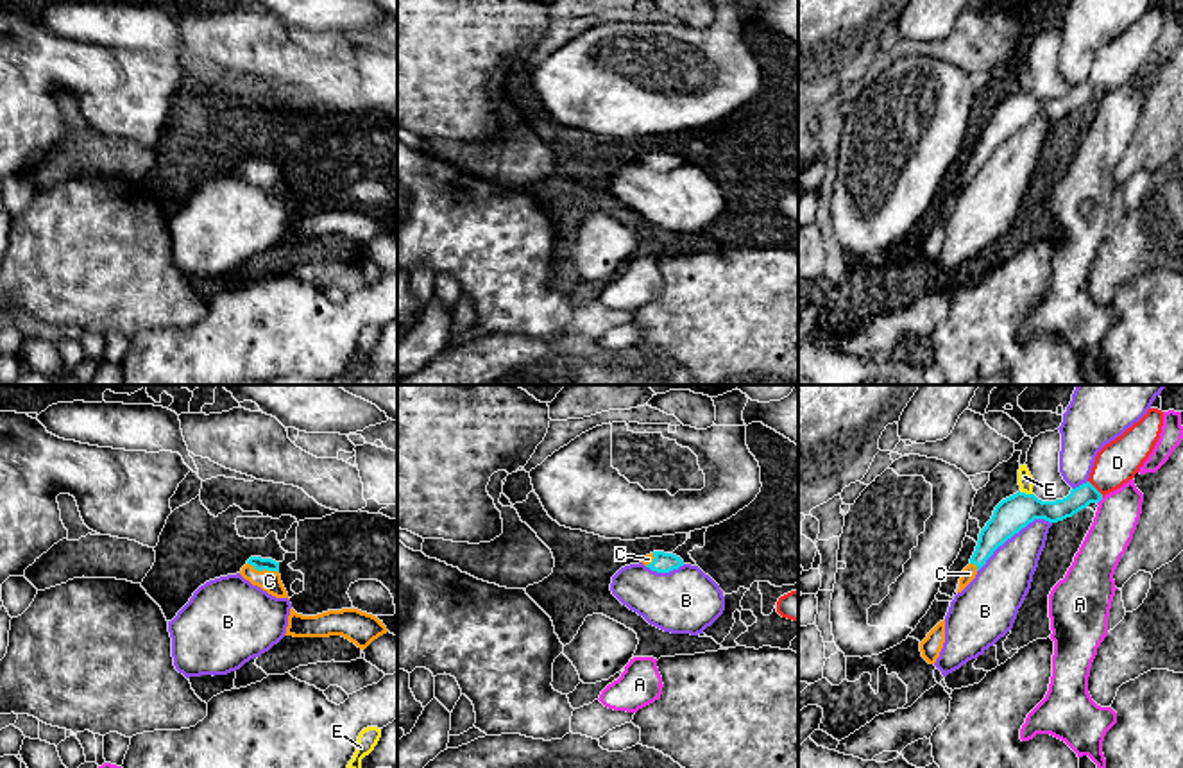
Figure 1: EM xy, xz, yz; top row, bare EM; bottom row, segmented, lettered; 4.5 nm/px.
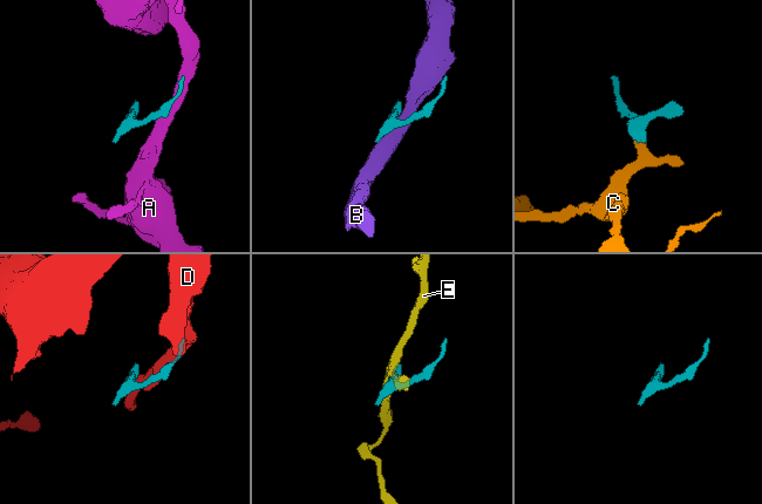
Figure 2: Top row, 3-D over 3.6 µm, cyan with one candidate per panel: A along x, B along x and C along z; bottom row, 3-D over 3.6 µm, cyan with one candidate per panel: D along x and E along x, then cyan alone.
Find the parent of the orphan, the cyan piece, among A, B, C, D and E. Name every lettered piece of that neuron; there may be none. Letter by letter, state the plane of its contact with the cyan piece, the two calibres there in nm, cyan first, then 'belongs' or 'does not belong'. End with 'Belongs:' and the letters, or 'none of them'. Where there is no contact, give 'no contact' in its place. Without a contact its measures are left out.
A: meets cyan in yz; 100 nm thick on the cyan side, 190 nm on the other; does not belong
B: meets cyan in yz; 160 nm thick on the cyan side, 240 nm on the other; does not belong
C: meets cyan in xy; 60 nm thick on the cyan side, 100 nm on the other; belongs
D: meets cyan in yz; 100 nm thick on the cyan side, 190 nm on the other; does not belong
E: meets cyan in yz; 160 nm thick on the cyan side, 60 nm on the other; does not belong
Belongs: C

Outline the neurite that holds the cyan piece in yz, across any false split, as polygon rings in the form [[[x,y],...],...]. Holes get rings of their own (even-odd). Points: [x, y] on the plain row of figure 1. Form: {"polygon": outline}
{"polygon": [[[1090,81],[1072,88],[1067,97],[1056,100],[1042,100],[1034,93],[1026,93],[1020,90],[1002,98],[995,106],[992,118],[979,132],[970,163],[963,168],[959,177],[957,192],[961,192],[975,177],[977,170],[999,145],[1002,145],[1034,118],[1058,122],[1072,116],[1090,102],[1099,102],[1101,98],[1102,93]]]}

